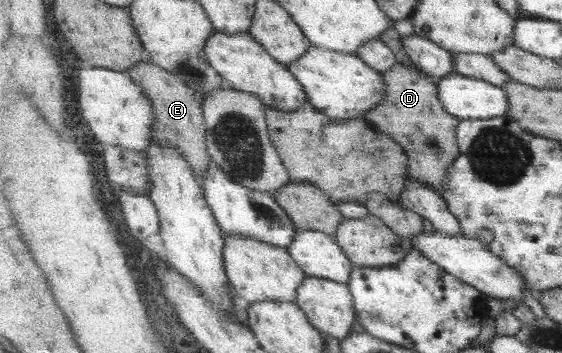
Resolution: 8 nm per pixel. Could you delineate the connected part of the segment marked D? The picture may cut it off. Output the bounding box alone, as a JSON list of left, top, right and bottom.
[363,62,460,196]

